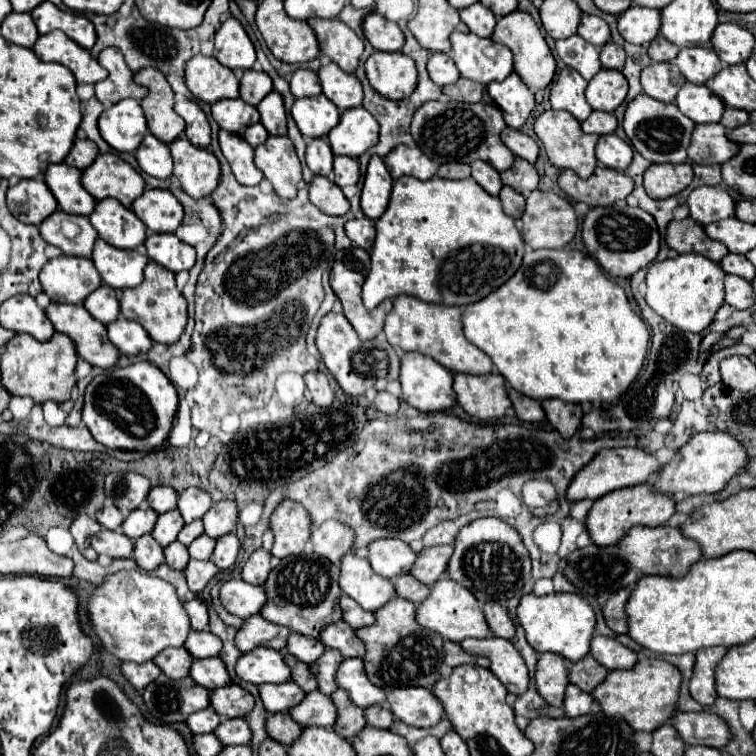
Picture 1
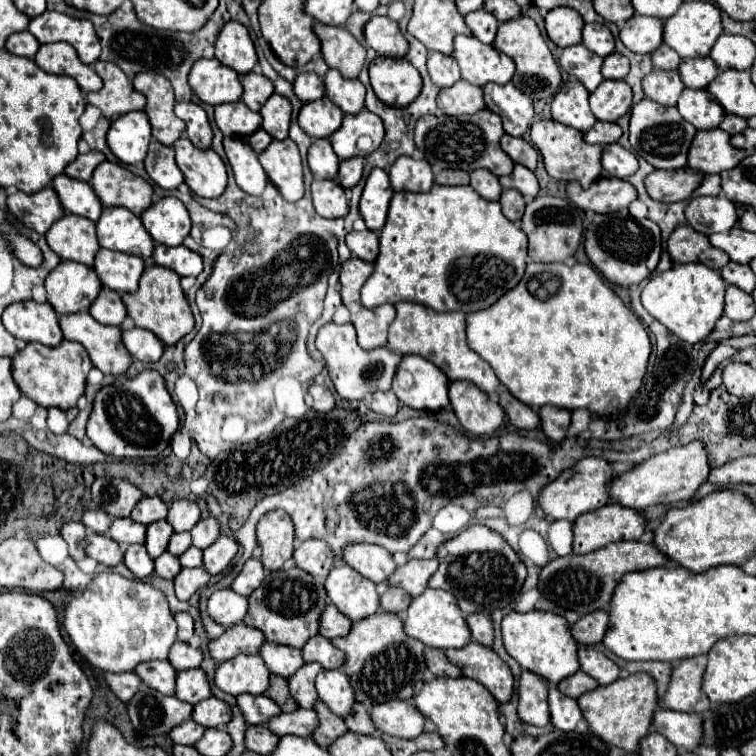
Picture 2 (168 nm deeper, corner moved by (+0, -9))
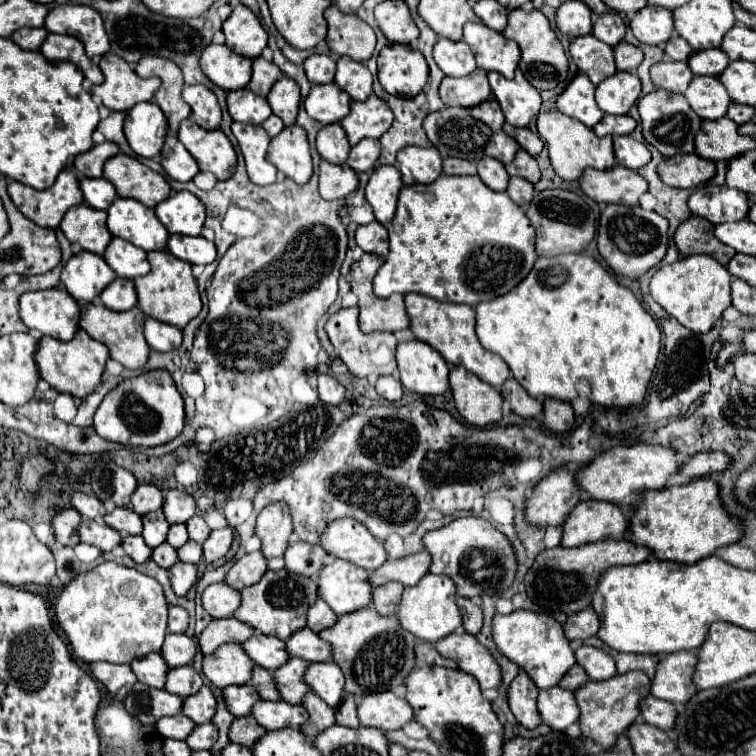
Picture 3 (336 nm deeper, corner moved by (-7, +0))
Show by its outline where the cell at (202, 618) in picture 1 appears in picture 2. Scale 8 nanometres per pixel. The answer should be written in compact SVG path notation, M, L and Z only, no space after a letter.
M176 613L178 623L178 641L190 641L194 635L194 619L190 613Z

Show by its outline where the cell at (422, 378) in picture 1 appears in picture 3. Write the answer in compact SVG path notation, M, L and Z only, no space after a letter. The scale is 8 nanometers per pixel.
M421 340L397 344L397 366L401 384L423 396L437 396L449 390L449 366L443 356Z

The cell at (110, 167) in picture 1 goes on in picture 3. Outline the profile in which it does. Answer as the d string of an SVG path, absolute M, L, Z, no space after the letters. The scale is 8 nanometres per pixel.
M117 154L105 162L105 178L117 188L117 194L121 198L135 198L149 208L155 208L159 202L163 202L171 196L171 186L161 174L153 172L151 168L147 168L145 164L141 164L139 160L131 158L127 154Z

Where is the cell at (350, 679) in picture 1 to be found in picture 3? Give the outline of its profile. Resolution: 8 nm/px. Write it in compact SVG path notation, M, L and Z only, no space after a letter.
M319 662L307 666L305 684L331 708L337 708L341 704L345 678L339 666L335 666L335 662Z

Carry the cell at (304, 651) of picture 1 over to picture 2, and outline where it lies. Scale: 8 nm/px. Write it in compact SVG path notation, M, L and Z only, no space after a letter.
M268 641L260 649L260 657L266 661L266 667L274 675L282 675L282 677L294 675L304 665L304 657L300 649L292 649Z

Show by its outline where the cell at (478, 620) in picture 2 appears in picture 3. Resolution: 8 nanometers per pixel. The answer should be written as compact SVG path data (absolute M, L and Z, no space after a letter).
M457 596L457 606L461 610L461 616L463 616L463 628L465 632L469 634L477 634L481 630L481 624L483 624L483 614L481 614L481 608L471 602L469 598L461 598Z

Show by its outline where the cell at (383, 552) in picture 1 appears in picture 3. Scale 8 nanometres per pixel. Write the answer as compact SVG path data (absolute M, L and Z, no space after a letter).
M341 518L325 526L319 544L327 554L347 560L359 568L375 570L387 560L383 542L369 534L369 530L355 518Z

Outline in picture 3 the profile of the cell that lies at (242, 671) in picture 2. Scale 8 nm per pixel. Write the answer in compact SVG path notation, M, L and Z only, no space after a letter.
M223 644L215 654L203 656L203 676L217 688L247 684L251 680L253 660L239 644Z

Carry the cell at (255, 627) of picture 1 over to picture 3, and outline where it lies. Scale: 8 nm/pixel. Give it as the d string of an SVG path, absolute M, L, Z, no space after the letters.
M223 618L223 620L211 620L197 640L199 640L199 650L203 654L213 654L221 644L245 642L253 634L255 630L251 626L245 626L235 618Z

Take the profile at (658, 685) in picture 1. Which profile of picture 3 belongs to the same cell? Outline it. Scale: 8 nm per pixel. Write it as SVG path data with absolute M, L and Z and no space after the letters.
M625 672L601 682L589 680L579 690L575 690L575 702L581 710L579 728L583 738L589 738L603 750L609 750L609 746L615 744L617 736L623 734L627 726L631 726L639 716L639 700L649 694L649 686L651 680L645 676L645 672Z

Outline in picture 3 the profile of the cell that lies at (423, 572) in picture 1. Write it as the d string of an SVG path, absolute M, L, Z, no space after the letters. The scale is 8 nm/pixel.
M425 550L417 554L409 554L399 560L387 560L383 566L379 566L379 570L373 570L369 574L371 584L381 586L395 580L395 582L401 582L403 586L413 586L429 572L429 564L431 564L431 558Z

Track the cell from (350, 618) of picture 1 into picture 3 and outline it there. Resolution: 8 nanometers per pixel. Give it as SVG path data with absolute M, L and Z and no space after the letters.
M317 598L315 606L311 606L311 610L307 610L307 628L311 628L313 632L325 630L335 620L337 620L337 616L333 614L333 610L329 610L327 604L323 604L321 598Z

